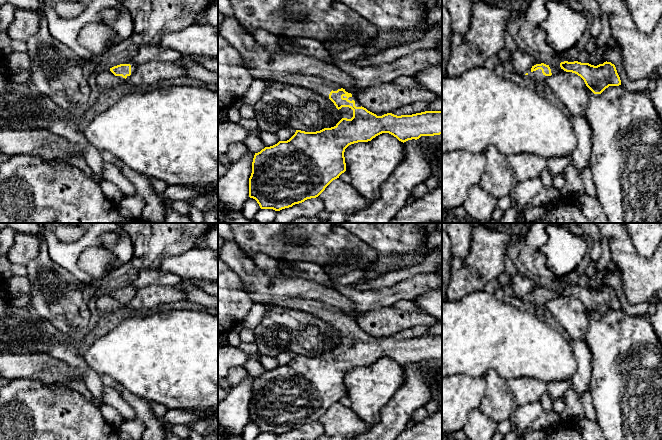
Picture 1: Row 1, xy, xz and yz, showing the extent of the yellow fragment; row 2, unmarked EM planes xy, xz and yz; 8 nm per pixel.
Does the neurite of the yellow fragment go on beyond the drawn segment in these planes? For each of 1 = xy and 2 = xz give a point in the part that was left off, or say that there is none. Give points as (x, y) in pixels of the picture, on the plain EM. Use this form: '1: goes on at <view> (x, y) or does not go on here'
1: goes on at xy (134, 290)
2: goes on at xz (324, 311)

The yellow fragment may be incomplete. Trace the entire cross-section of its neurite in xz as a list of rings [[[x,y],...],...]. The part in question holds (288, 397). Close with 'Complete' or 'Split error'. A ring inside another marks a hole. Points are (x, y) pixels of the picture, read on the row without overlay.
[[[290,298],[271,302],[267,308],[282,307],[292,310],[304,310],[329,322],[343,342],[331,352],[316,356],[296,354],[287,365],[265,371],[255,377],[252,397],[249,402],[249,421],[257,425],[261,433],[280,435],[318,421],[325,412],[346,395],[344,376],[354,367],[368,366],[382,357],[389,357],[401,366],[419,363],[421,360],[442,358],[442,335],[425,335],[412,339],[397,340],[387,337],[382,340],[362,331],[358,323],[339,307],[324,304],[322,301],[307,301]]]. Split error

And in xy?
[[[128,284],[120,289],[110,292],[110,295],[122,304],[128,304],[132,301],[138,289]]]. Split error

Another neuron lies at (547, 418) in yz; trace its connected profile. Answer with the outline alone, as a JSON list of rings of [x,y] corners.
[[[553,409],[550,411],[543,411],[538,418],[536,418],[527,428],[528,433],[543,427],[549,427],[555,423],[562,421],[560,414]]]

